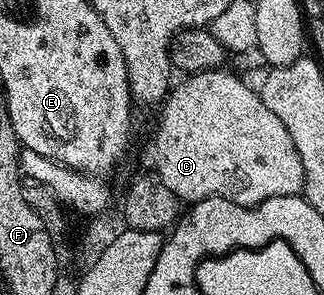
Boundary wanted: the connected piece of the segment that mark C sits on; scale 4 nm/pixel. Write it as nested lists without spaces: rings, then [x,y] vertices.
[[[221,68],[192,73],[171,88],[161,106],[162,118],[154,133],[153,168],[156,175],[182,203],[227,197],[239,207],[253,207],[269,197],[299,196],[306,180],[292,135],[288,135],[284,123],[280,123],[280,119],[264,107],[261,96],[255,90],[253,93],[236,74],[226,72],[225,68]]]

